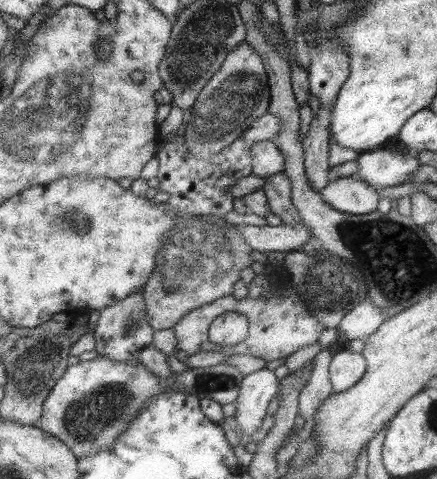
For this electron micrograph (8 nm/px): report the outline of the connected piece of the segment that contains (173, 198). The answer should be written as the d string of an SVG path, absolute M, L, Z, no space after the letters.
M267 112L251 123L251 126L239 135L235 142L221 149L217 155L207 159L199 159L187 153L183 135L176 135L155 156L157 158L157 180L159 190L167 192L167 201L162 202L171 216L208 215L215 218L223 216L232 210L233 195L229 188L244 176L252 174L251 154L249 147L259 141L274 140L279 133L279 118Z

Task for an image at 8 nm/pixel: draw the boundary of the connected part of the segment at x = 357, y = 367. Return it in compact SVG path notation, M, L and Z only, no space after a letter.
M350 351L335 352L328 366L331 394L339 394L353 386L365 372L365 359L362 353Z

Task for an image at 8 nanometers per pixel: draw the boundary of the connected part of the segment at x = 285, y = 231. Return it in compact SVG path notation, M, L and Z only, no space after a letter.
M303 221L297 225L253 226L228 223L237 229L250 250L257 252L281 251L285 254L300 251L301 246L309 240L309 229Z

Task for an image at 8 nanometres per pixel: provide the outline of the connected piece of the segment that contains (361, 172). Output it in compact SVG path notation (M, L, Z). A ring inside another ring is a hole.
M381 147L360 153L355 161L355 176L377 191L385 186L405 183L407 178L411 178L411 172L415 172L415 168L420 165L415 154L410 151L394 153Z

